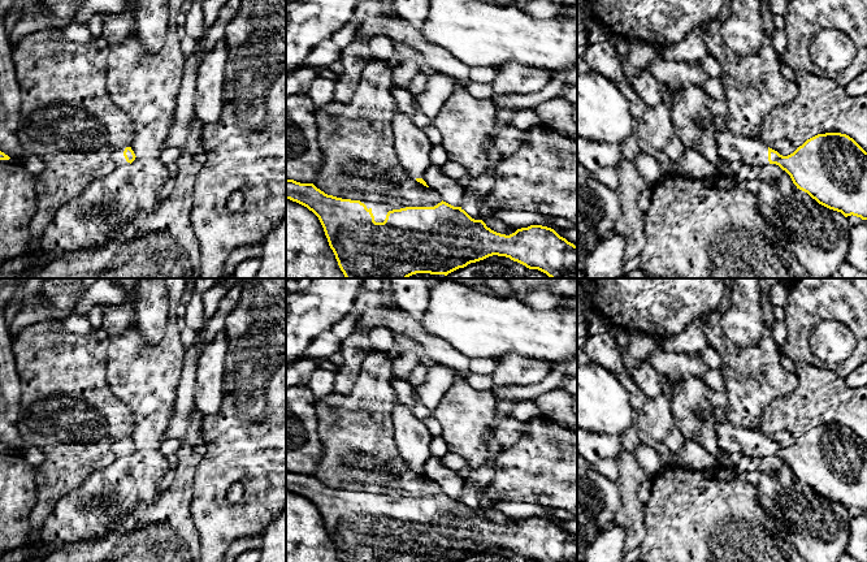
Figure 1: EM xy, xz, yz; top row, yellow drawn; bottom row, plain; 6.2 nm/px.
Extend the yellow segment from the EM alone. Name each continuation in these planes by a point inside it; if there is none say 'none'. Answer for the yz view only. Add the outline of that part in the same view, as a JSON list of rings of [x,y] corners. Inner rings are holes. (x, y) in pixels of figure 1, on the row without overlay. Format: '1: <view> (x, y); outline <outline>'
1: yz (731, 439); outline [[[716,420],[716,444],[727,454],[740,453],[751,458],[767,458],[768,438],[759,431],[741,428],[732,423]]]

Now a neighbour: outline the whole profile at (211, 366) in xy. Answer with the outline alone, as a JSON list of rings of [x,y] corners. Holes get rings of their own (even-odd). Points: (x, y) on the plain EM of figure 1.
[[[225,330],[214,336],[207,349],[199,355],[195,408],[204,416],[220,411],[224,395],[225,356],[227,340]]]

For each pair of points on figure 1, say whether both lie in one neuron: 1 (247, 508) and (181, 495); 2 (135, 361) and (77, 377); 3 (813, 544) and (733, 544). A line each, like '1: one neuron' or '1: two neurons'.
1: two neurons
2: two neurons
3: two neurons

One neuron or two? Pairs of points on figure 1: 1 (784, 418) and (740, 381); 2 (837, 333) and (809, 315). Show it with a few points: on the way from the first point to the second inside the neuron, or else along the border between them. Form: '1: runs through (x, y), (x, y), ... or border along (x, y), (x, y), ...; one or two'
1: border along (793, 389), (777, 396), (764, 409), (758, 429); two
2: border along (819, 323), (810, 336), (813, 353); two

